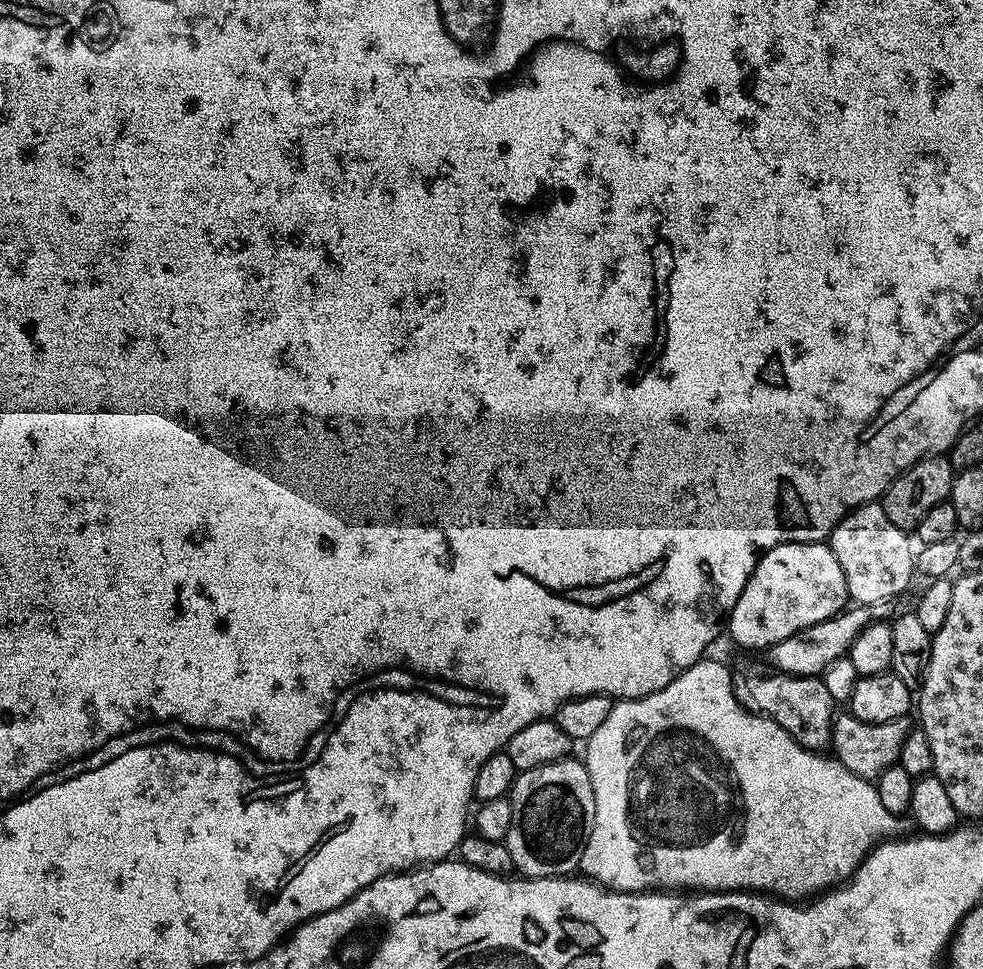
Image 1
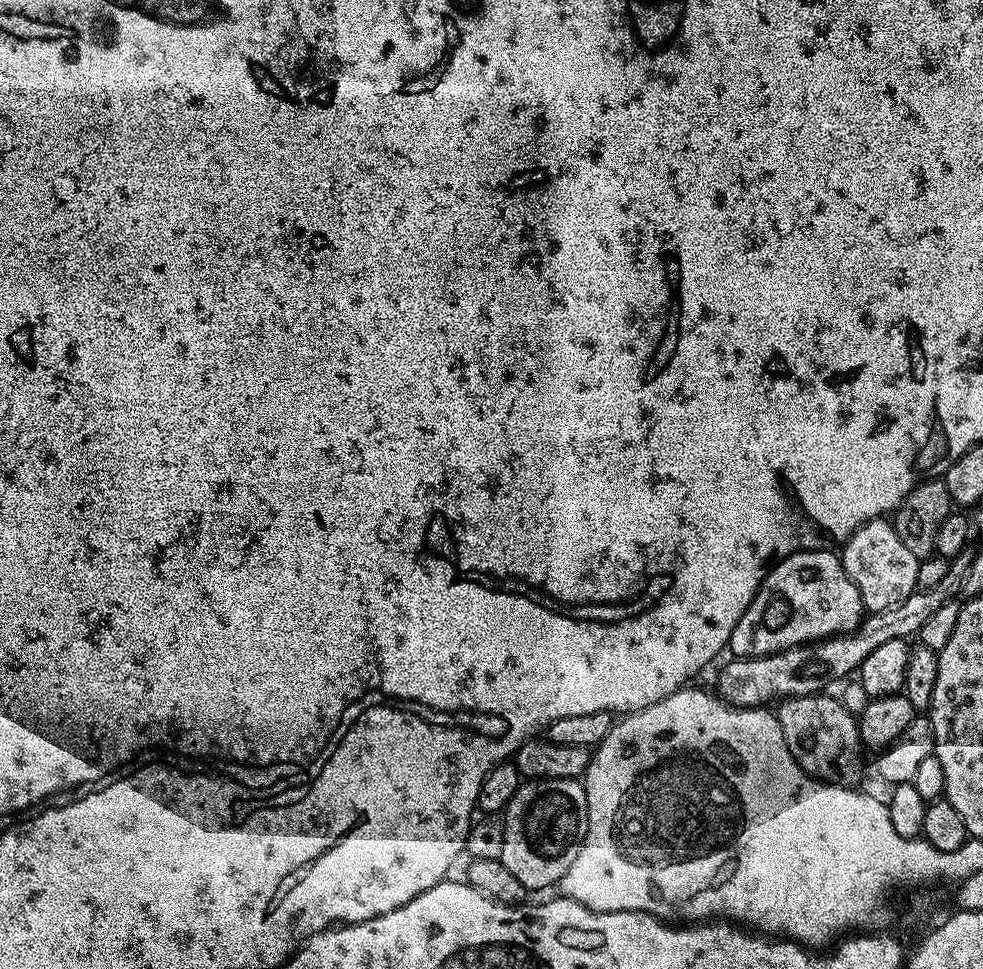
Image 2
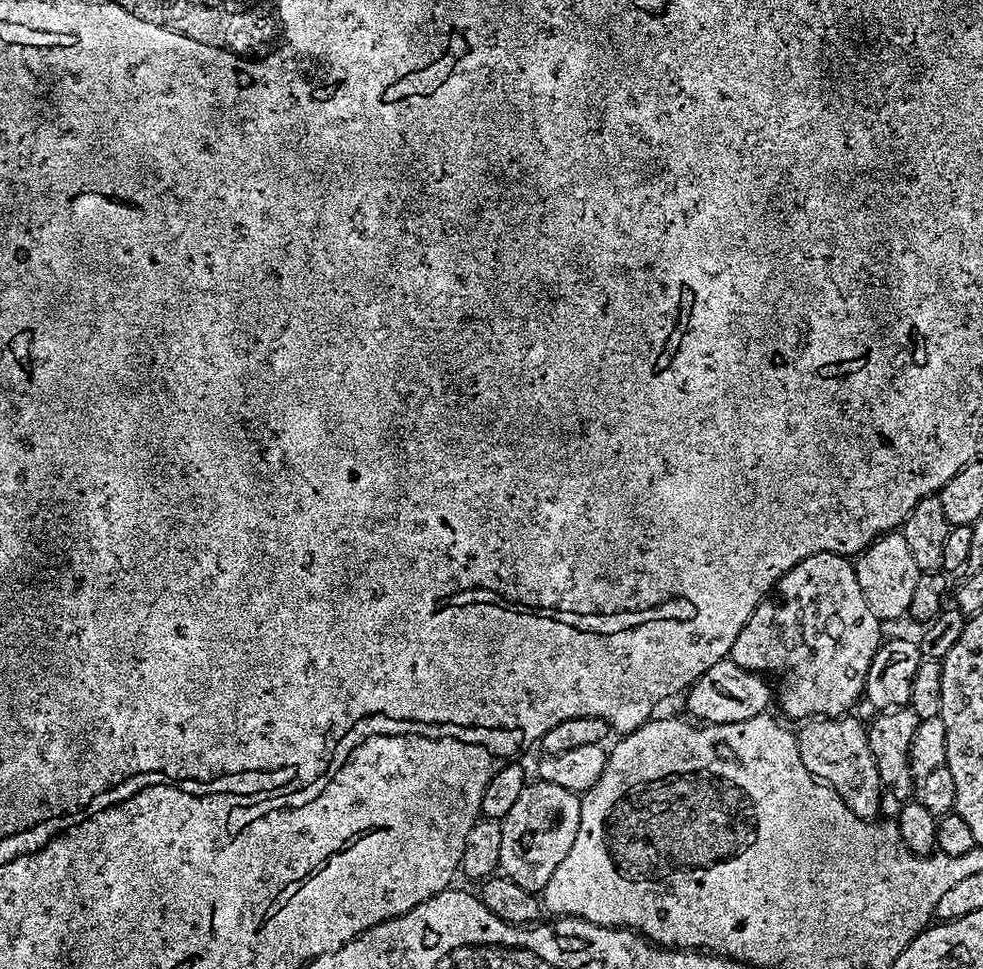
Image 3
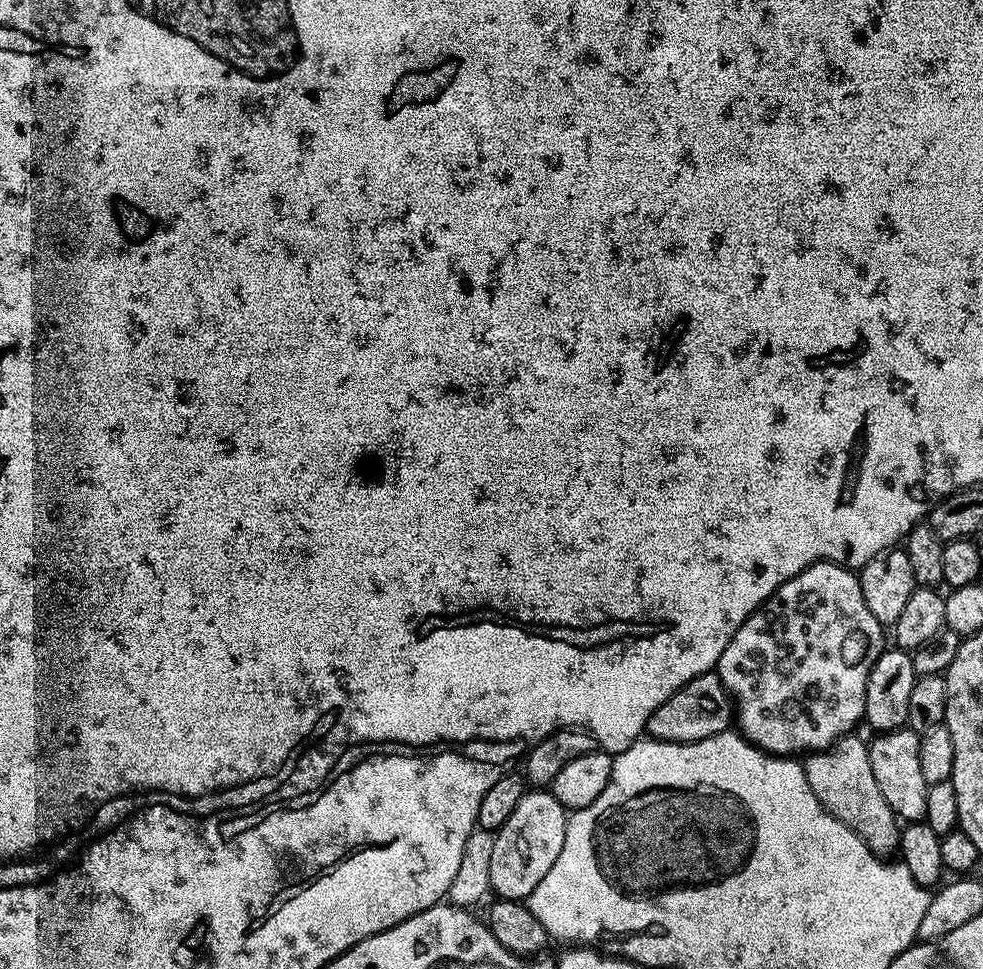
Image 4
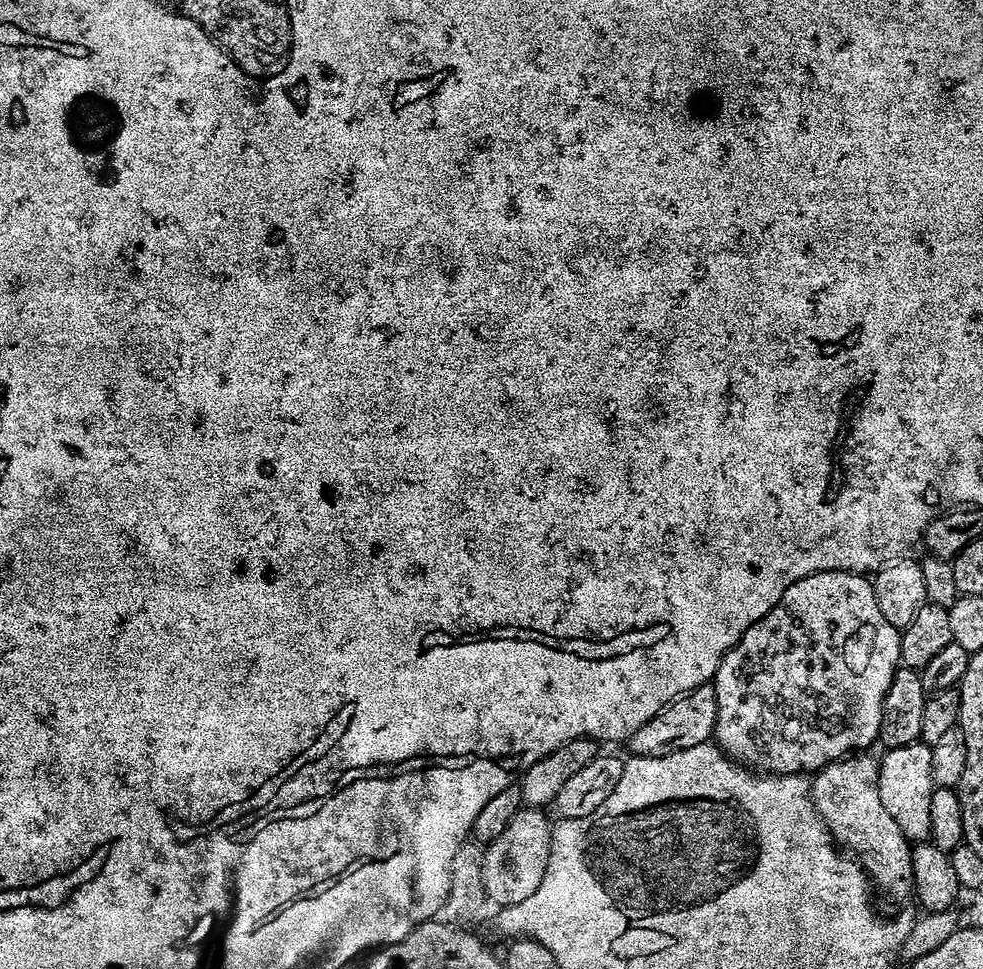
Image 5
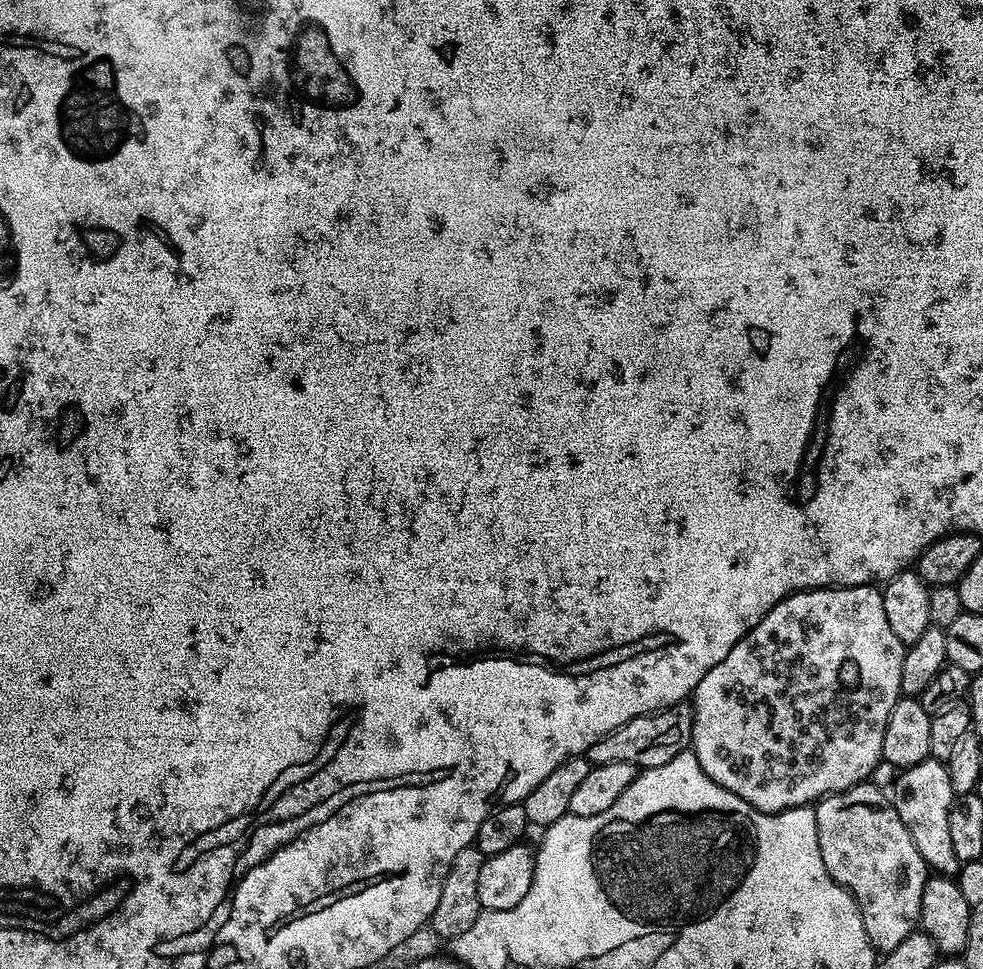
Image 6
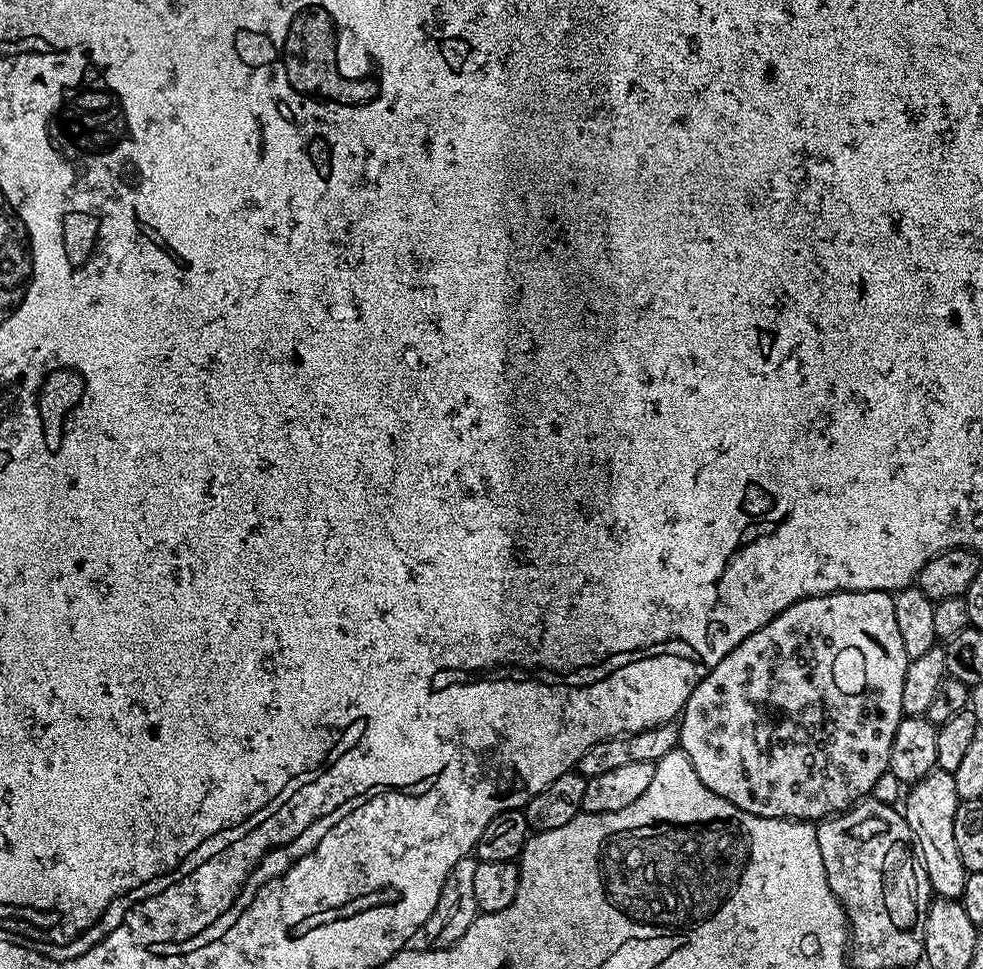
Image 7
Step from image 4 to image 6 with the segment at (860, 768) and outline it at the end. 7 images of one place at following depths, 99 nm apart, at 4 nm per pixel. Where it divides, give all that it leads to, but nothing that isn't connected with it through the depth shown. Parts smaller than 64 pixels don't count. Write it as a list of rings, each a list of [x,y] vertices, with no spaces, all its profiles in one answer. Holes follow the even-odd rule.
[[[871,782],[825,796],[814,811],[818,846],[830,878],[856,897],[868,940],[877,953],[892,952],[898,942],[917,931],[922,890],[930,875],[910,830],[899,818],[885,789],[876,788]]]

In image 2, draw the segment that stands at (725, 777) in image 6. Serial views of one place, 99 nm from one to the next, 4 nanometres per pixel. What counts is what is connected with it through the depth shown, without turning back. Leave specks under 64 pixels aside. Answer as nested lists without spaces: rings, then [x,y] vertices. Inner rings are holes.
[[[835,551],[796,552],[768,569],[746,614],[738,618],[728,648],[736,658],[769,656],[796,644],[811,644],[813,640],[824,640],[841,632],[855,632],[865,615],[862,598]]]

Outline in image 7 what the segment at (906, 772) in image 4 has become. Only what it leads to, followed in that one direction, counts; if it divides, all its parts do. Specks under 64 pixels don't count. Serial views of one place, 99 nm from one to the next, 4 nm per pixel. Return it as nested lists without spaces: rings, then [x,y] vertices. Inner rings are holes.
[[[936,768],[926,778],[911,785],[904,798],[904,808],[902,806],[903,818],[911,828],[918,854],[927,872],[928,883],[933,893],[941,899],[959,899],[965,889],[967,872],[962,866],[954,839],[954,813],[958,804],[952,773]]]

